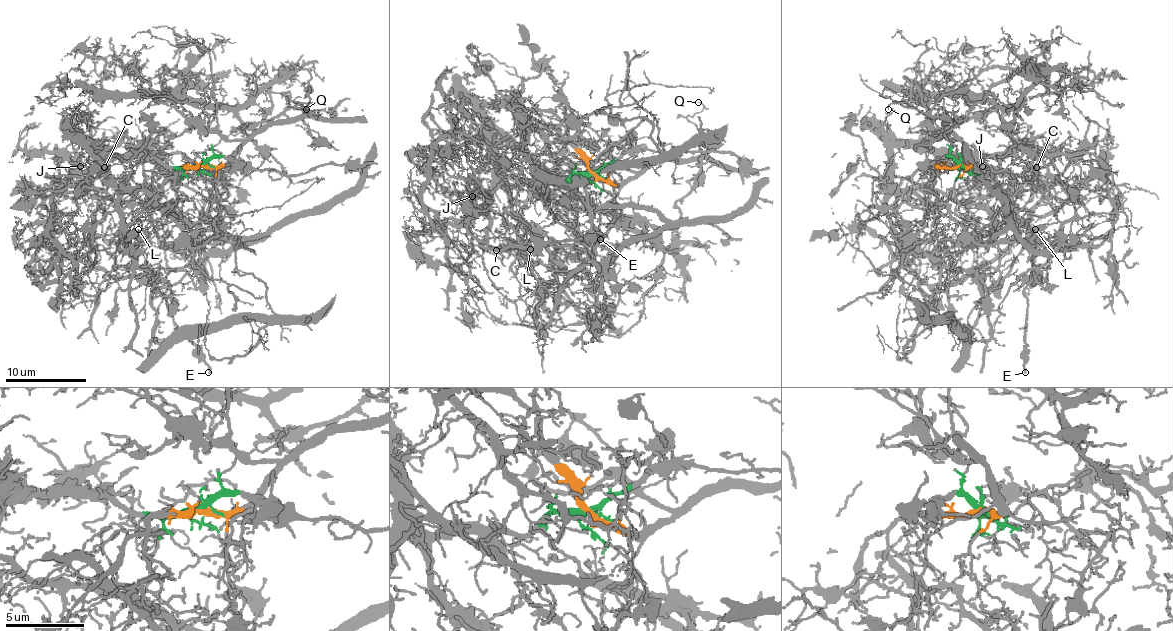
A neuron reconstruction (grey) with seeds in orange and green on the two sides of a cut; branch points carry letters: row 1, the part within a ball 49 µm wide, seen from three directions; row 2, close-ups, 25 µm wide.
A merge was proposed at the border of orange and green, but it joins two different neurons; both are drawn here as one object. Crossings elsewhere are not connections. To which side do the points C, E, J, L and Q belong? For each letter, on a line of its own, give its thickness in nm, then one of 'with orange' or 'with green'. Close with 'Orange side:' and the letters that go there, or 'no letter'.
C: 130 nm thick; with green
E: 240 nm thick; with green
J: 120 nm thick; with green
L: 130 nm thick; with green
Q: 110 nm thick; with orange
Orange side: Q

